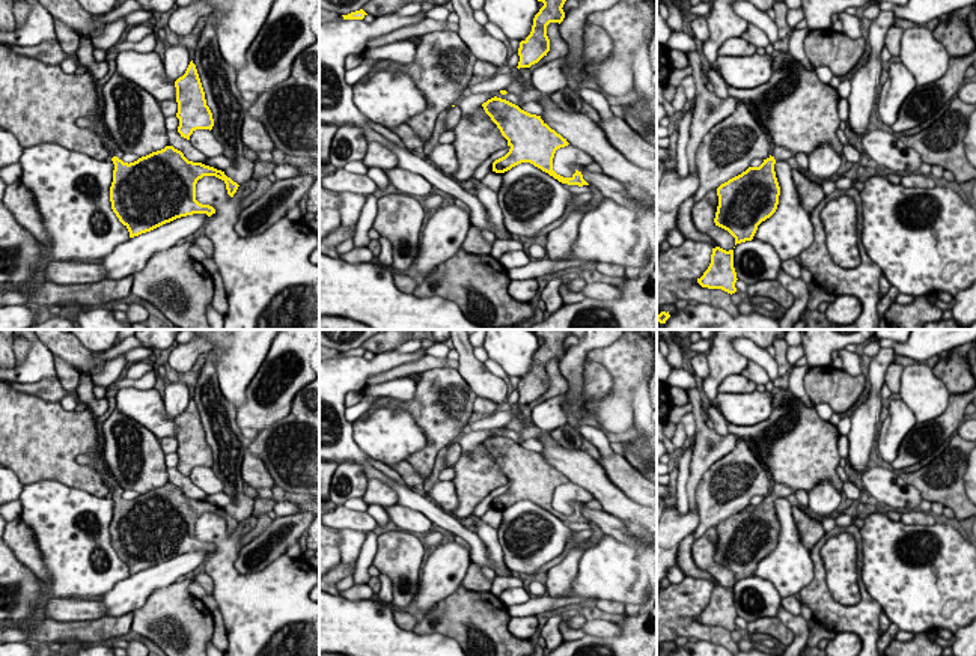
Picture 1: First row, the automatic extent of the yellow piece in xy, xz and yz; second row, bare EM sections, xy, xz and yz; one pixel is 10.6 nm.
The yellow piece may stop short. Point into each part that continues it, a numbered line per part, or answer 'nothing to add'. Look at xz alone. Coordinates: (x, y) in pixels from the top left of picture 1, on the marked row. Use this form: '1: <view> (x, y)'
nothing to add

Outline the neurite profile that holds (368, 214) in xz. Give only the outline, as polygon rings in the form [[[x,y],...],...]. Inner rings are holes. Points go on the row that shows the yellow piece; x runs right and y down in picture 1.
[[[374,194],[368,196],[366,203],[361,209],[360,218],[355,224],[354,245],[355,248],[368,247],[371,242],[369,230],[372,229],[374,220],[377,217],[377,197]]]

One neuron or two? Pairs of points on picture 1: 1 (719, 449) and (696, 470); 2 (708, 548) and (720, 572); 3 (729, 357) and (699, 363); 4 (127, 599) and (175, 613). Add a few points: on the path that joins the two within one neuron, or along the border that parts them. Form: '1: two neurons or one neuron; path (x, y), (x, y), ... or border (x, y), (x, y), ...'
1: one neuron; path (713, 453), (702, 464)
2: one neuron; path (708, 554), (708, 561), (714, 567)
3: two neurons; border (705, 354), (708, 375), (704, 379)
4: two neurons; border (173, 583), (158, 587), (140, 607), (131, 611)

